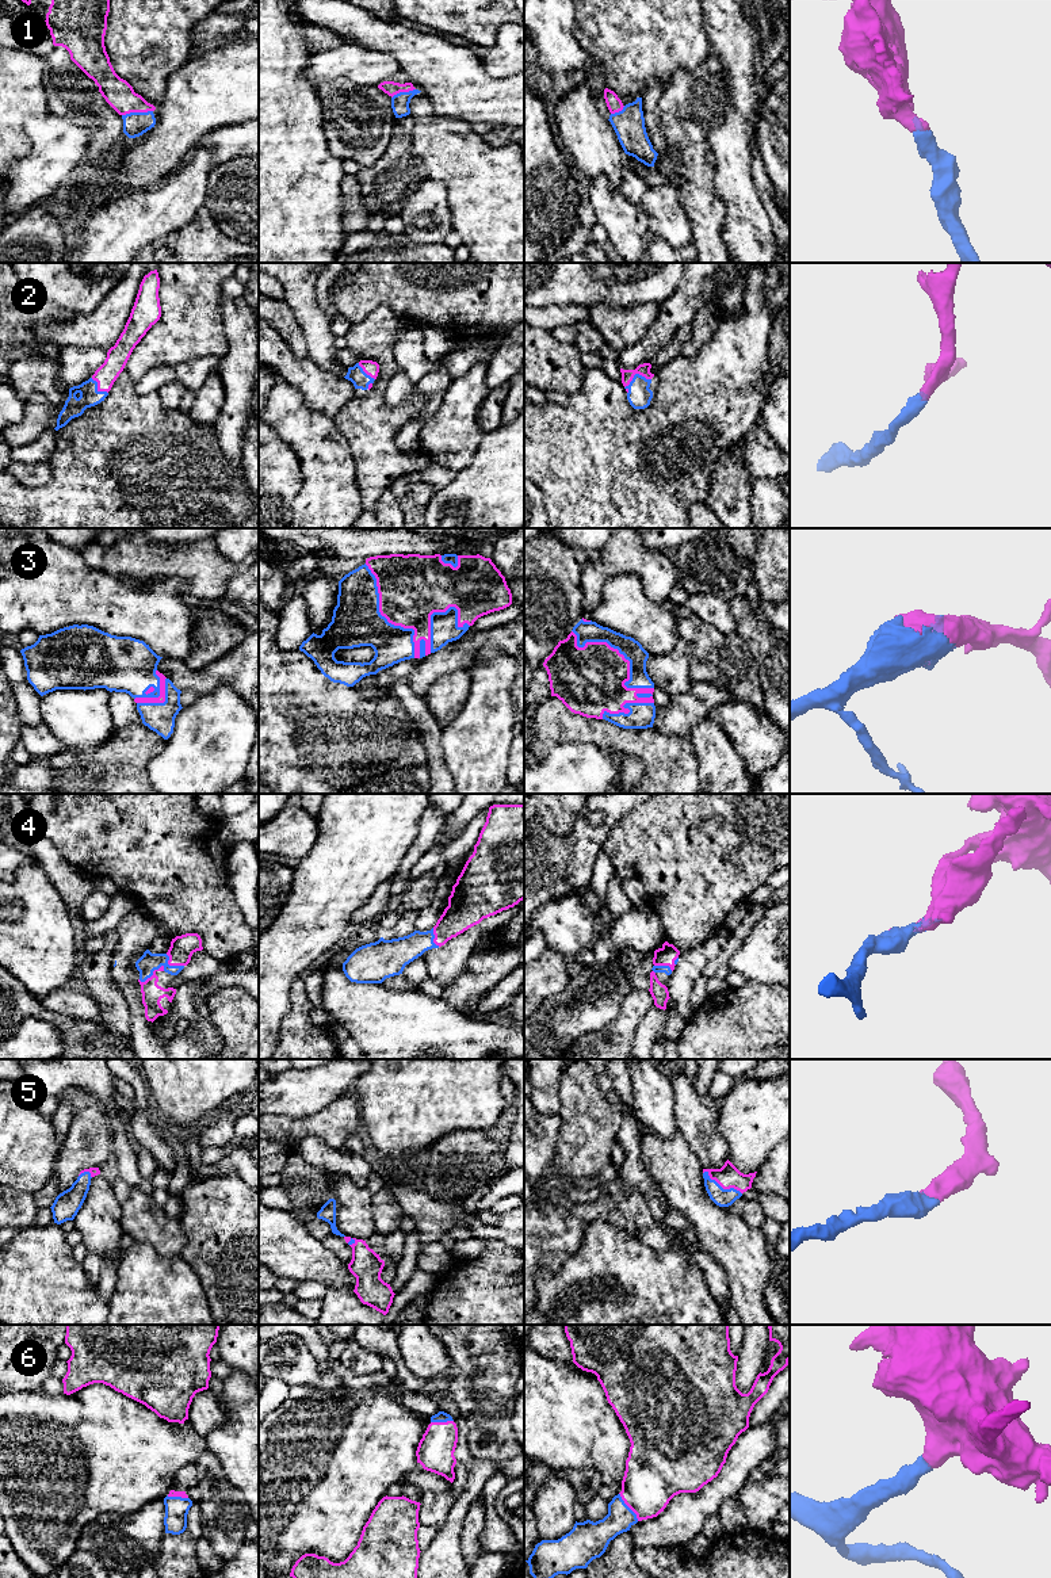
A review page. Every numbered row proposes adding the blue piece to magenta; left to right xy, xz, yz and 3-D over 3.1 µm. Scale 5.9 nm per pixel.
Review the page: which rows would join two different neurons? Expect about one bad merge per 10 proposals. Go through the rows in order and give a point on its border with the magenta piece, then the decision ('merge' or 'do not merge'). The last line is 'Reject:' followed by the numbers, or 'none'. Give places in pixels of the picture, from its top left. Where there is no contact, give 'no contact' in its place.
1: contact xy (137, 111); merge
2: contact yz (635, 373); merge
3: contact yz (622, 654); merge
4: contact xy (153, 974); merge
5: contact yz (722, 1187); merge
6: contact yz (627, 1505); merge
Reject: none

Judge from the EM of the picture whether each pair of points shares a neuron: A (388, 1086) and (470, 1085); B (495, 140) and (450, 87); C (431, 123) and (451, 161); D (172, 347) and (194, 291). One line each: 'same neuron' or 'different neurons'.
A: same neuron
B: different neurons
C: same neuron
D: same neuron

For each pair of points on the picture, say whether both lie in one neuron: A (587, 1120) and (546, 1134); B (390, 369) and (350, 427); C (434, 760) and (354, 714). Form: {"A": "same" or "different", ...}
{"A": "different", "B": "same", "C": "different"}

